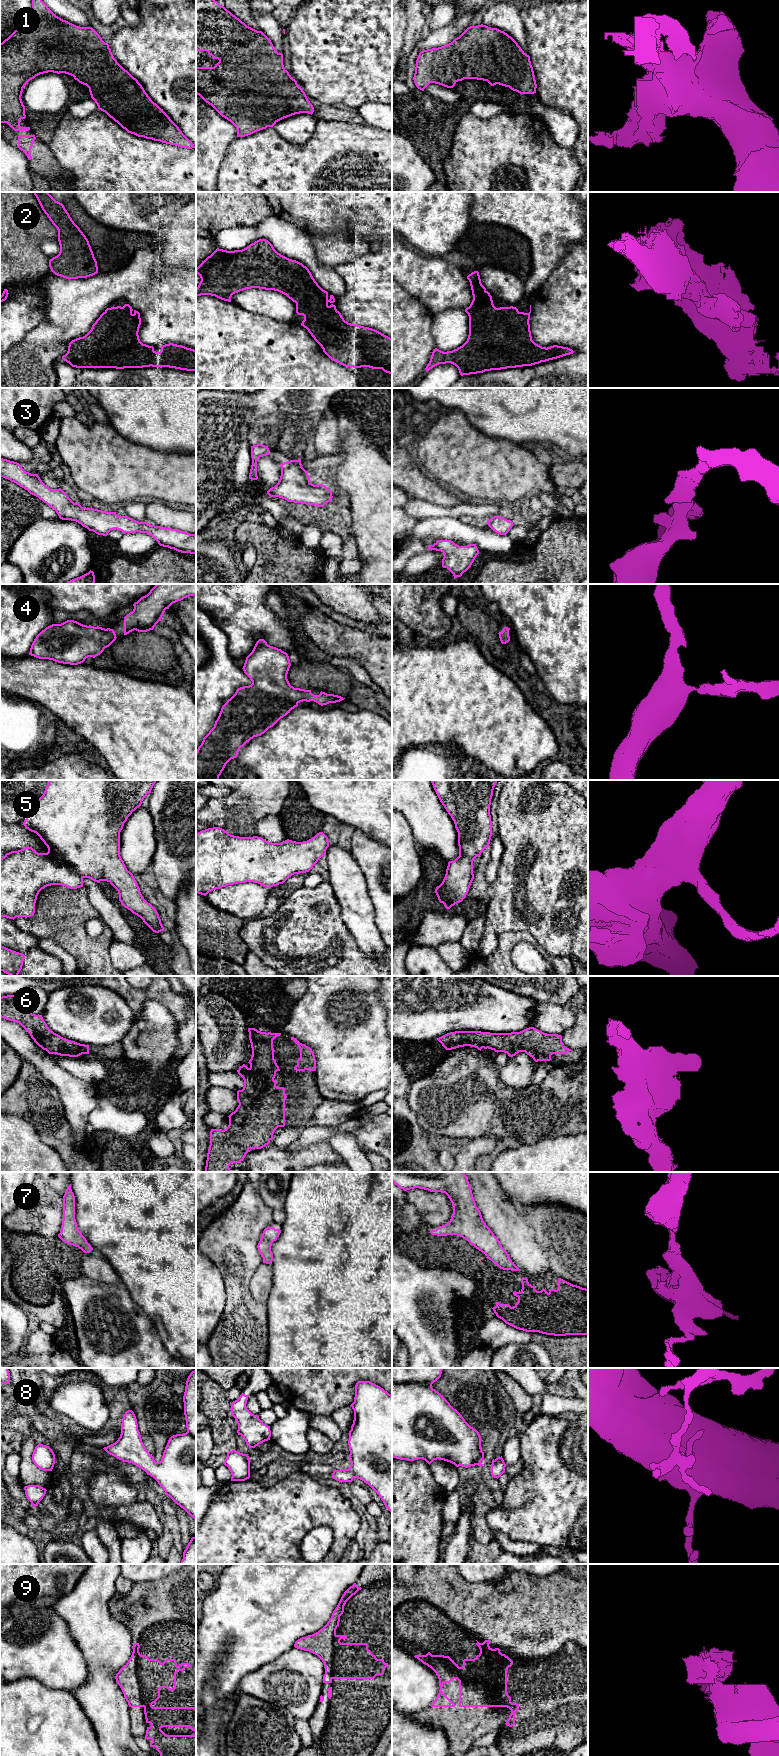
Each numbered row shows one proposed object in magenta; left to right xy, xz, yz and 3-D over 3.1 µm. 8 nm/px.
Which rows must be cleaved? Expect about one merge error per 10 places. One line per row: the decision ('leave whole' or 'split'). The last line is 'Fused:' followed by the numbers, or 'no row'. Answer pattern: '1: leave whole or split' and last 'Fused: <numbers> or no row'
1: leave whole
2: leave whole
3: leave whole
4: leave whole
5: leave whole
6: leave whole
7: leave whole
8: leave whole
9: split
Fused: 9

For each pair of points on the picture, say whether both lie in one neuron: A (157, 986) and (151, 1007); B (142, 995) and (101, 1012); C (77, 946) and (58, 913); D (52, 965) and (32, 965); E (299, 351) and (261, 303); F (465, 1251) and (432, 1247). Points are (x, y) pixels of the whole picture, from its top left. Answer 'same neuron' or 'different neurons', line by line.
A: different neurons
B: different neurons
C: same neuron
D: same neuron
E: different neurons
F: same neuron

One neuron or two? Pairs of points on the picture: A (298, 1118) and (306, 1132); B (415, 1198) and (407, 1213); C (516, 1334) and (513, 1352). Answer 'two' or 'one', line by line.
A: two
B: two
C: two

